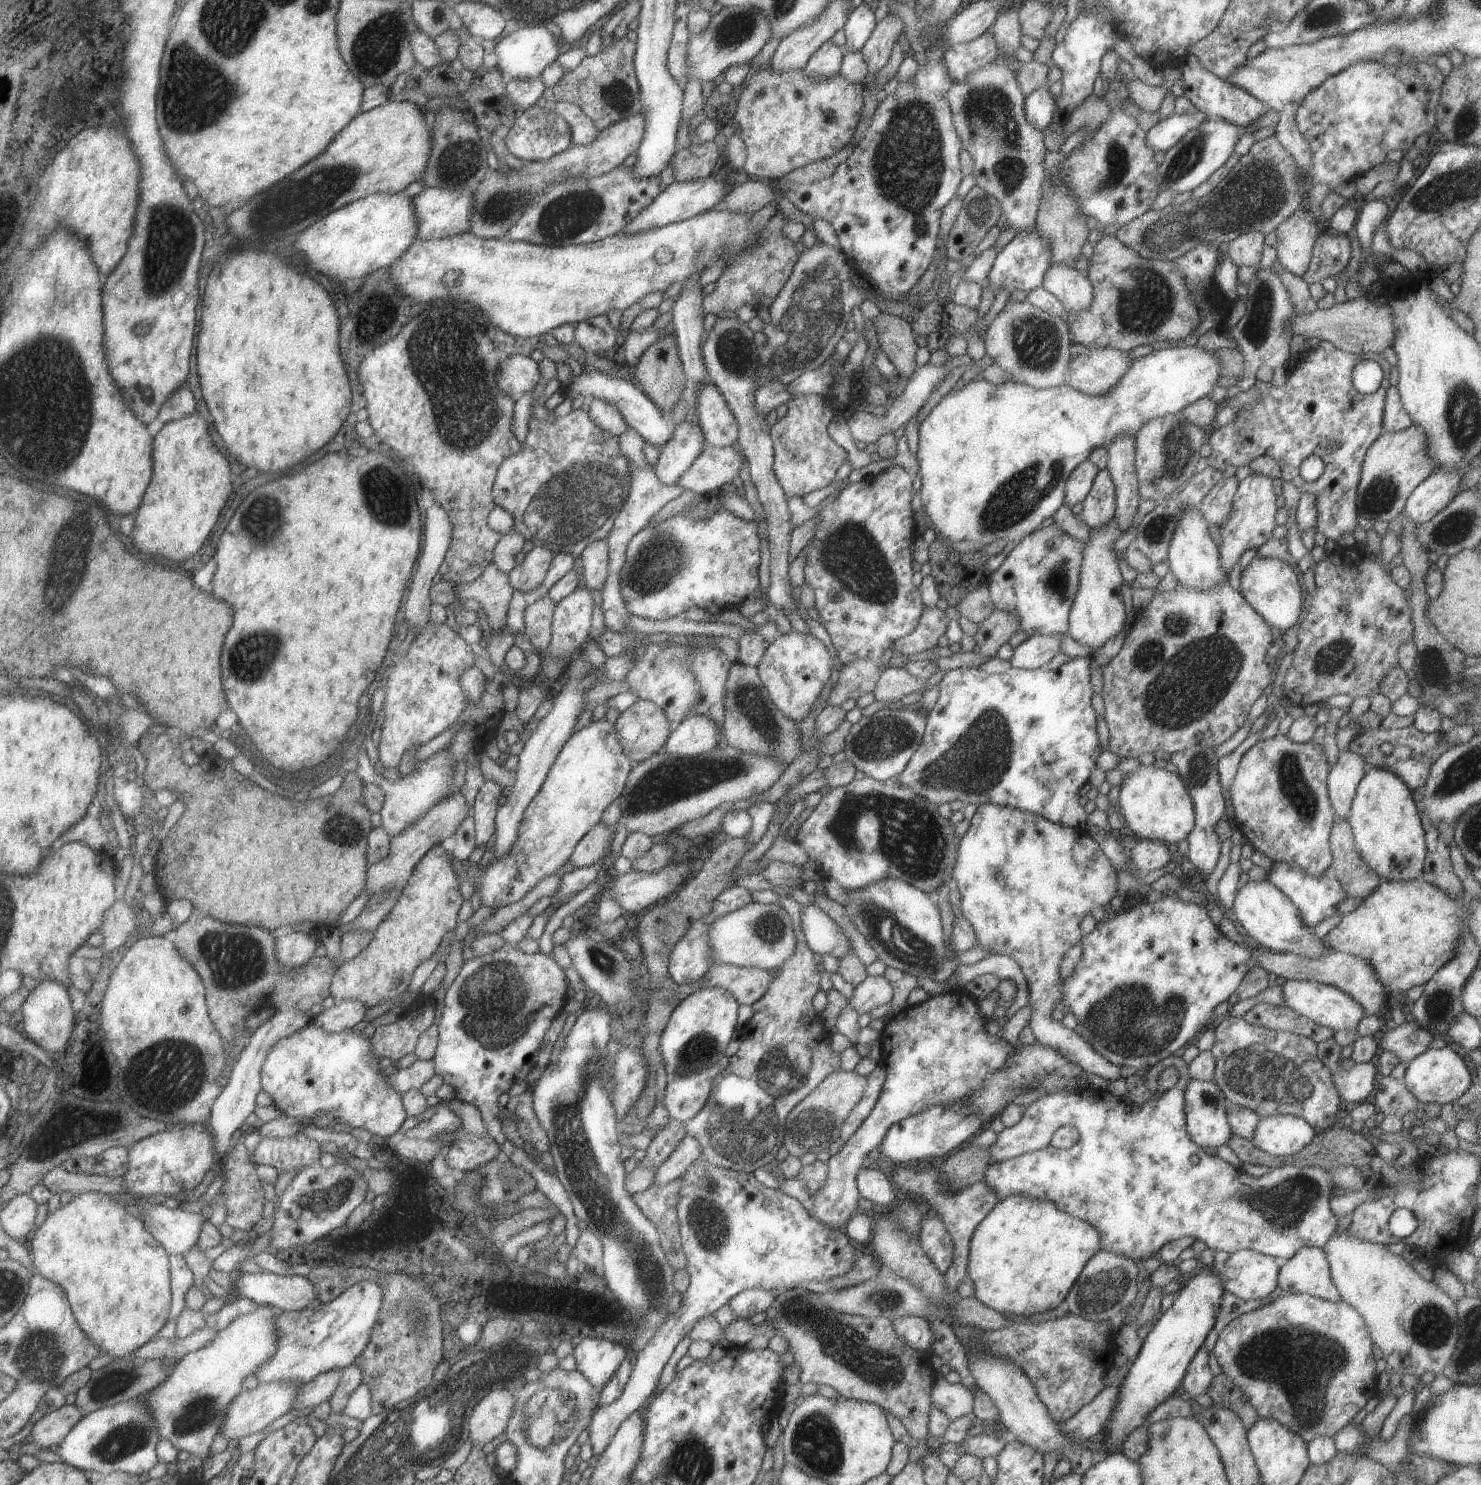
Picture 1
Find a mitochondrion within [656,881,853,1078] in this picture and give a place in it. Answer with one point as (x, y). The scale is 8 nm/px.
(702, 1049)

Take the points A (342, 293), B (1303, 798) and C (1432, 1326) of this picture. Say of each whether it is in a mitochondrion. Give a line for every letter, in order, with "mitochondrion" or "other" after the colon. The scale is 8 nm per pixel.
A: other
B: mitochondrion
C: mitochondrion

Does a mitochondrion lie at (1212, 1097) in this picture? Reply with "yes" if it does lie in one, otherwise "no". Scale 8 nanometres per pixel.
yes

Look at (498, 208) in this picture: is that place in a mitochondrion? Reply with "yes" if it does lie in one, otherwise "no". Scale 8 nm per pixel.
yes

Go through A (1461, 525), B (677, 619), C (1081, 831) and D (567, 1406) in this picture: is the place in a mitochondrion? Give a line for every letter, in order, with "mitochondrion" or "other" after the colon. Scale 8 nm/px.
A: mitochondrion
B: other
C: other
D: mitochondrion

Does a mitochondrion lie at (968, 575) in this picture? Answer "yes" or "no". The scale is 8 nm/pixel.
no

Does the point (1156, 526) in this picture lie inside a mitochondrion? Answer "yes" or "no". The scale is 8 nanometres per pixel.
yes

